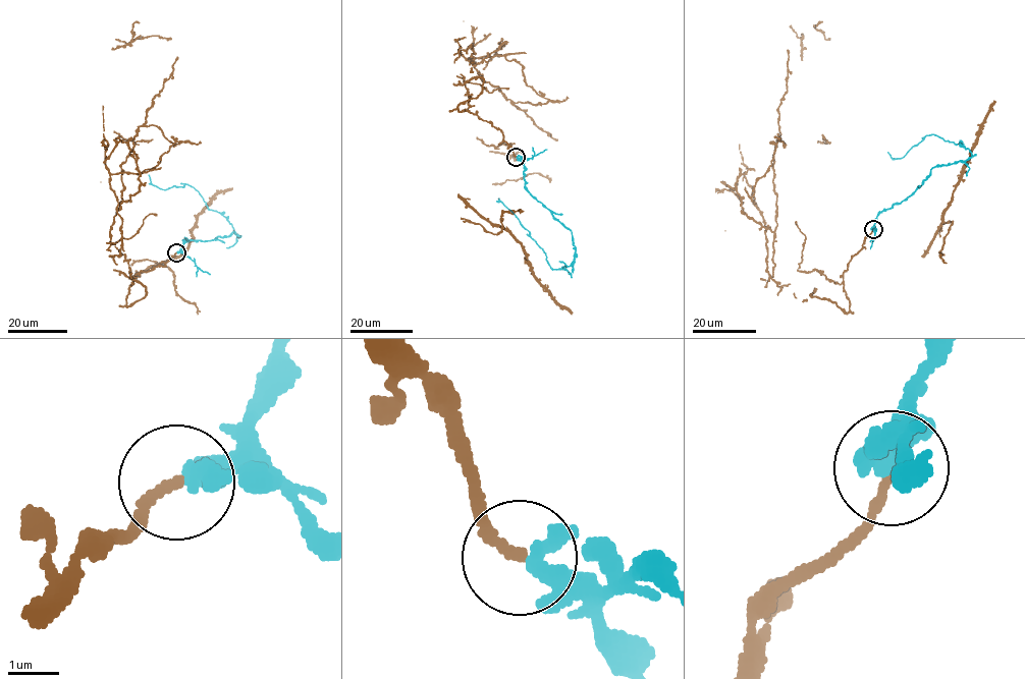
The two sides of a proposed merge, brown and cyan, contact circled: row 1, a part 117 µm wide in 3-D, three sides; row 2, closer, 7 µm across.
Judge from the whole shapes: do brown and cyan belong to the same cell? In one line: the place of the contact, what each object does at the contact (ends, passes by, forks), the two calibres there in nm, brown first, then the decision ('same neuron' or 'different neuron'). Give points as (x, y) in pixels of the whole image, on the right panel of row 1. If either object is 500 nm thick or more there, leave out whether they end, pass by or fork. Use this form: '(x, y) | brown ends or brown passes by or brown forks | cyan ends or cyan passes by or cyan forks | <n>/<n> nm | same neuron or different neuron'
(873, 229) | brown ends | cyan passes by | 200/320 nm | different neuron

